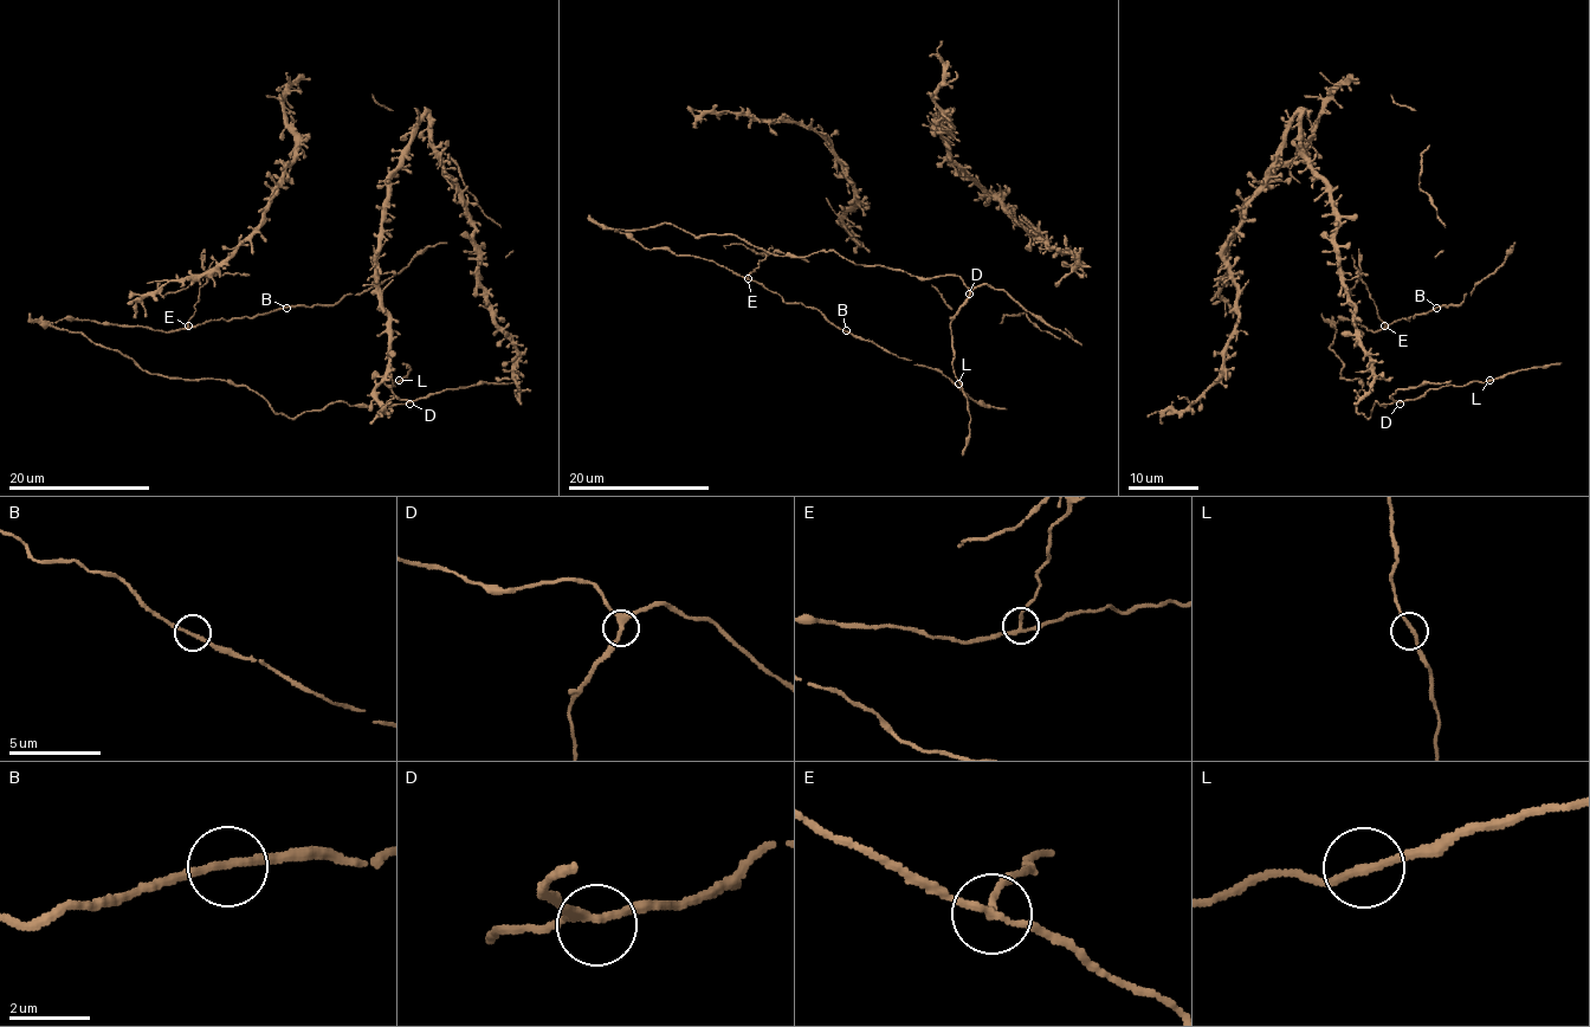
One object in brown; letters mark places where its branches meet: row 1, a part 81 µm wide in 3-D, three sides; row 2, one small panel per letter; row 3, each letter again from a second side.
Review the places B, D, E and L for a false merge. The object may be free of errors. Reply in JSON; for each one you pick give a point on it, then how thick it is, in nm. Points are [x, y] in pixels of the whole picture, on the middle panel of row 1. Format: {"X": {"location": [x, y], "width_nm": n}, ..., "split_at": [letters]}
{"E": {"location": [748, 278], "width_nm": 170}, "split_at": ["E"]}

